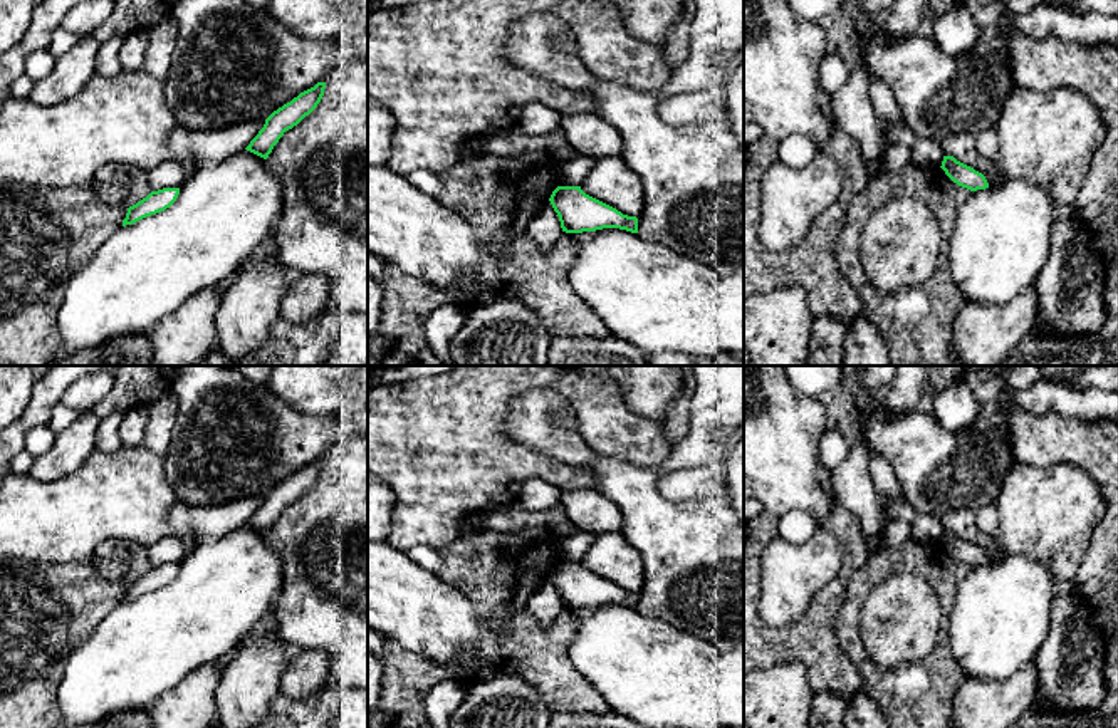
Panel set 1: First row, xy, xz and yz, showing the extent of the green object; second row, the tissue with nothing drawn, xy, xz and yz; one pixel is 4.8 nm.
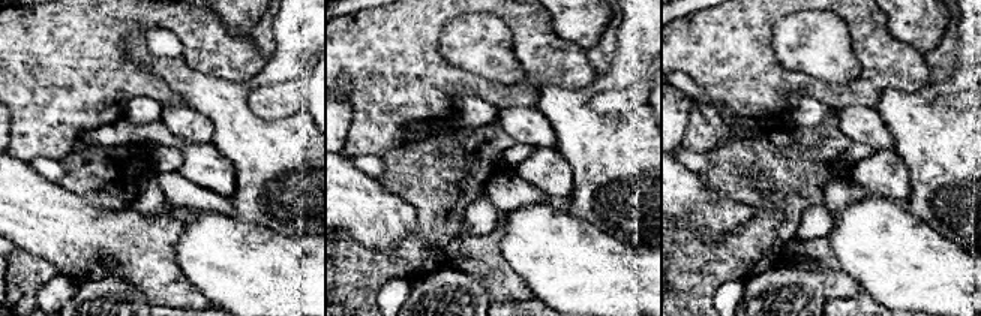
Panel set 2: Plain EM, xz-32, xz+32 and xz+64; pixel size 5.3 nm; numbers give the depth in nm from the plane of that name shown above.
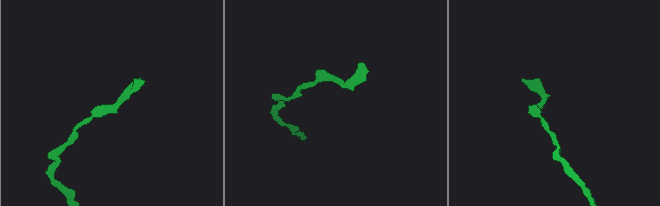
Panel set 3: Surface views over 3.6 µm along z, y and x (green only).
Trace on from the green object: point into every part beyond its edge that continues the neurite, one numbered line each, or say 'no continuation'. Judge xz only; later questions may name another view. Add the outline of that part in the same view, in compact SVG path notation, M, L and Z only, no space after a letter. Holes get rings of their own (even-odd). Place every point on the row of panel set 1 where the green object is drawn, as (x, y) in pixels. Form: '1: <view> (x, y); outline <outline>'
no continuation

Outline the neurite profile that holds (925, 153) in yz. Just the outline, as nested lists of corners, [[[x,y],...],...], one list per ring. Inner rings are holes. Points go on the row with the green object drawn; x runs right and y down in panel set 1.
[[[886,124],[886,139],[895,144],[905,144],[910,149],[912,164],[920,168],[938,168],[943,161],[943,151],[938,143],[917,138],[906,124]]]

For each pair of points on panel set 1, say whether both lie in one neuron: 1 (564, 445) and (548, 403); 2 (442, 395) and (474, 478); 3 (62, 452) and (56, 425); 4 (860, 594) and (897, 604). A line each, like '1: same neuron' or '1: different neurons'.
1: same neuron
2: same neuron
3: different neurons
4: different neurons

